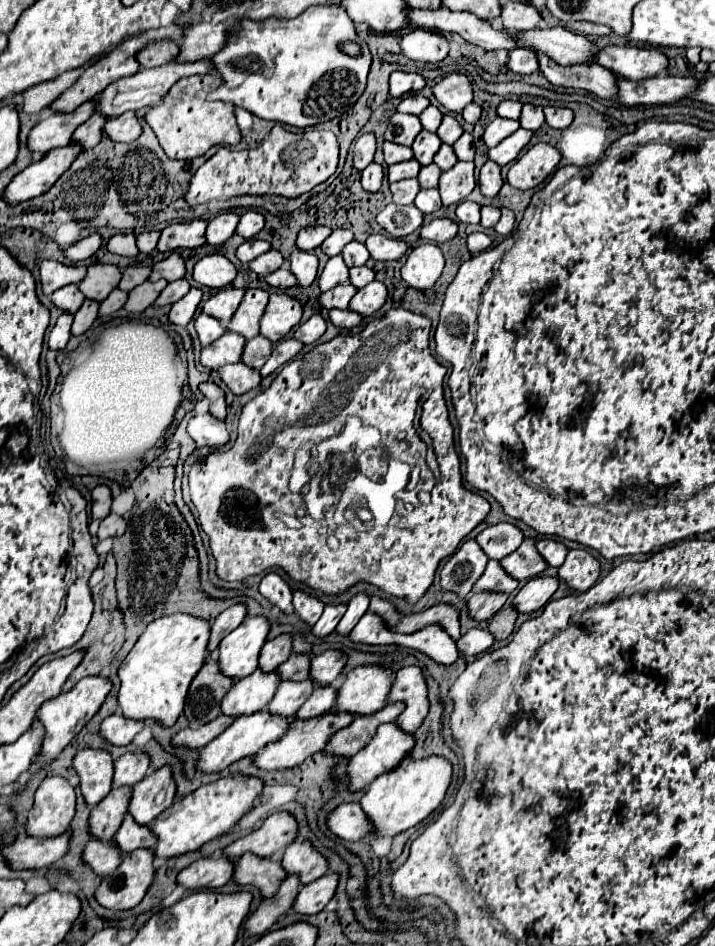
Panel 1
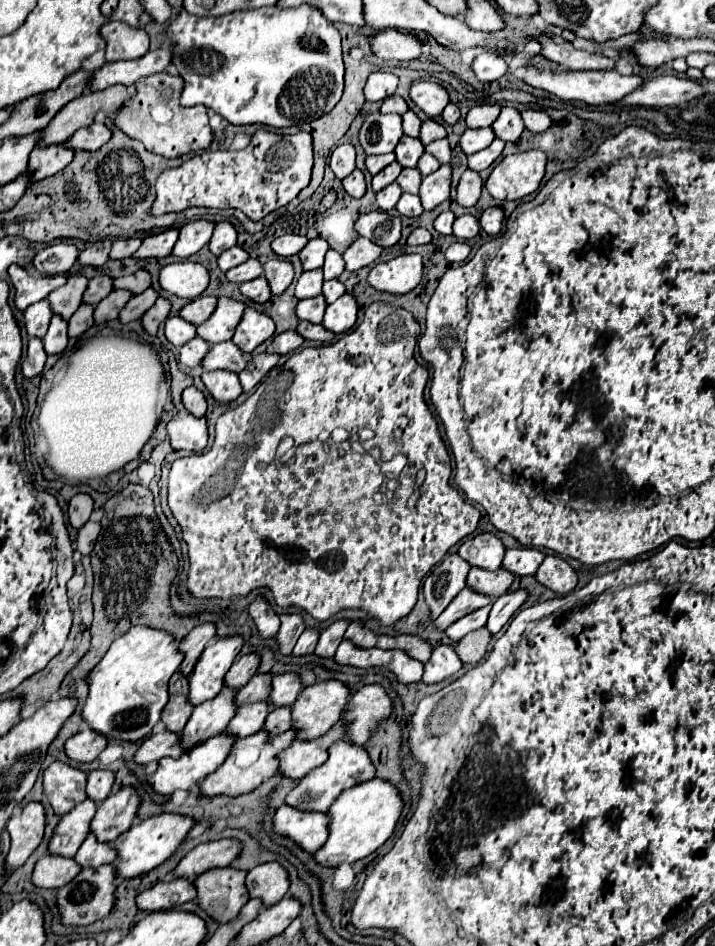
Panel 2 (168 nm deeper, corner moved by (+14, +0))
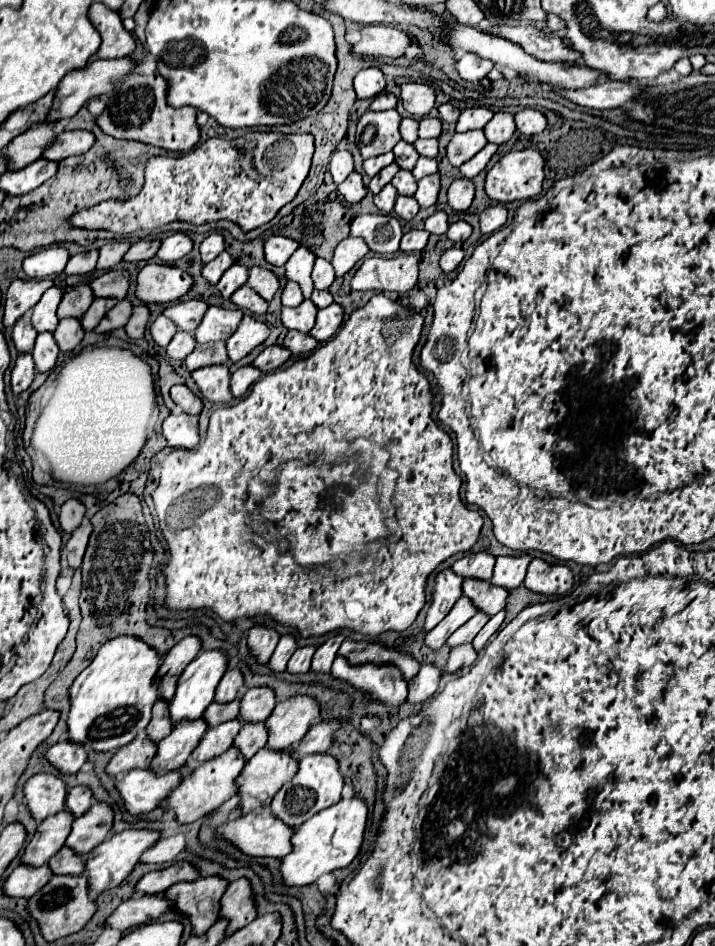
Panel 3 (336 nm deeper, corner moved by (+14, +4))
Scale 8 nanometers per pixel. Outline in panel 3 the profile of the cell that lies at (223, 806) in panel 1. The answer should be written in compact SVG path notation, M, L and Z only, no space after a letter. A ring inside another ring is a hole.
M124 830L120 834L112 834L102 844L98 844L96 850L88 852L88 856L84 856L84 866L86 866L84 876L88 878L90 894L100 894L104 890L116 888L132 872L132 868L140 860L140 854L150 846L154 846L156 840L158 840L158 832L152 830Z

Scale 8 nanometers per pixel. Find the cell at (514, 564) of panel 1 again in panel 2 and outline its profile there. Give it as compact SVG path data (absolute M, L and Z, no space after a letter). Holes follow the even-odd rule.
M472 566L466 584L478 592L484 592L484 594L490 594L492 598L498 598L510 588L510 584L514 580L516 580L516 576L502 566L498 570L484 570L484 568Z

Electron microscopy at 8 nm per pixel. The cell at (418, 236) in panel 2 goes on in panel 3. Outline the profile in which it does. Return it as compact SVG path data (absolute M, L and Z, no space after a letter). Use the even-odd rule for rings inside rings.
M410 230L402 236L402 242L400 242L400 250L402 252L420 252L426 248L426 242L428 242L428 232L424 230Z

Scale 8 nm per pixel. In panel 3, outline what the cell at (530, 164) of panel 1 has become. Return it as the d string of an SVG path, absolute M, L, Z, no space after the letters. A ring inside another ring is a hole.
M514 150L486 174L486 194L500 204L538 198L544 180L544 158L538 150Z

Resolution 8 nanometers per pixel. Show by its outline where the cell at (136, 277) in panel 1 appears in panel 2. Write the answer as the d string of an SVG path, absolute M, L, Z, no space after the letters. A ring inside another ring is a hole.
M100 274L94 276L84 292L84 302L88 304L98 304L100 300L104 300L110 292L114 290L114 278L108 274Z

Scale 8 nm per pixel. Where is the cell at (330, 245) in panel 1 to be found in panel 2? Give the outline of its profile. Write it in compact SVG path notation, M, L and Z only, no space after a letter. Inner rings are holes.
M322 238L310 240L302 250L300 250L300 260L304 264L304 270L314 270L324 264L324 256L328 252L328 242Z

